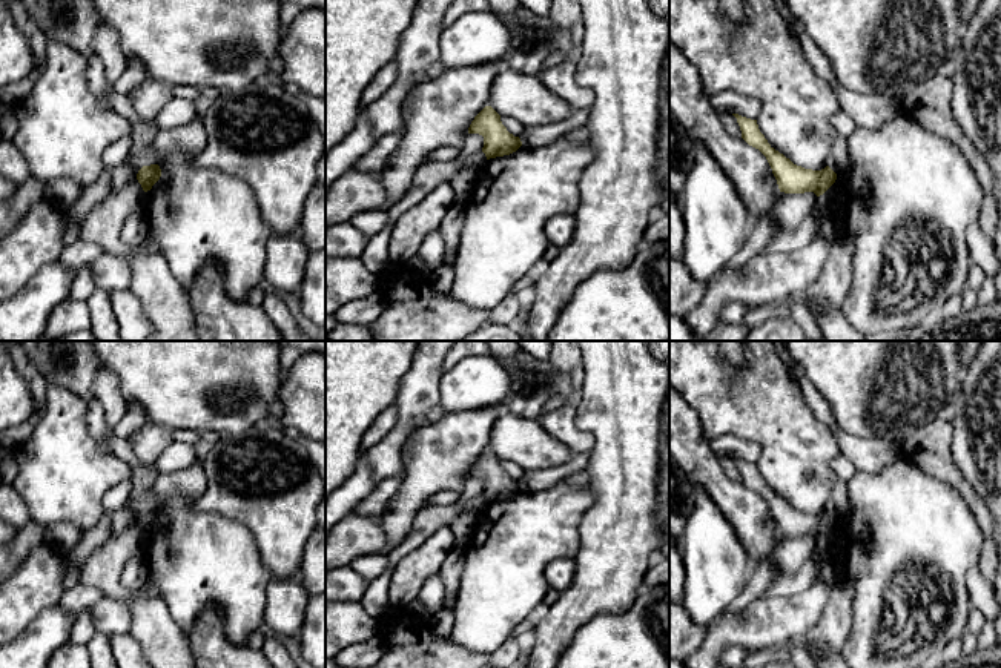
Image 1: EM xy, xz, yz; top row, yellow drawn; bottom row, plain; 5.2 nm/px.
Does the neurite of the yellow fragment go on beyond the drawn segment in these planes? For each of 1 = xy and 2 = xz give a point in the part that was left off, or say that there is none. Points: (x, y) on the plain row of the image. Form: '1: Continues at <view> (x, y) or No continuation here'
1: No continuation here
2: No continuation here

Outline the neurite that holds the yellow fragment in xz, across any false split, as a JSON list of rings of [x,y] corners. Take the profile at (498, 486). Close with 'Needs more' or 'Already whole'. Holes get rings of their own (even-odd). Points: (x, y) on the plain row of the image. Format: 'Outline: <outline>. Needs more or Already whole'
Outline: [[[485,450],[471,465],[468,478],[479,478],[484,481],[482,496],[487,504],[504,501],[516,496],[522,485],[507,475],[500,465],[500,459],[491,451]]]. Already whole

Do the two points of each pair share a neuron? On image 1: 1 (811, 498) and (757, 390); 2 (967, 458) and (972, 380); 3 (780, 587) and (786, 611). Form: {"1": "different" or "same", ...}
{"1": "same", "2": "same", "3": "different"}

